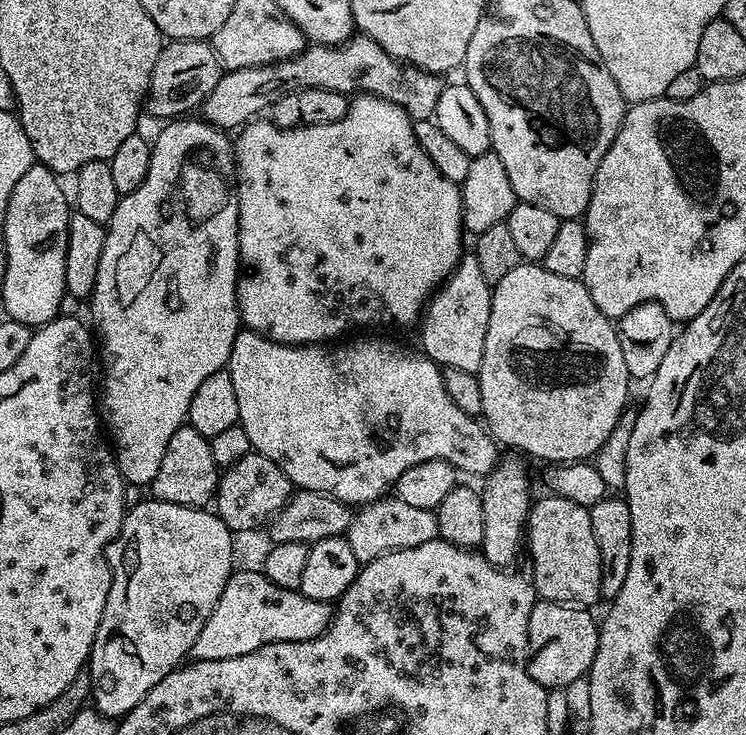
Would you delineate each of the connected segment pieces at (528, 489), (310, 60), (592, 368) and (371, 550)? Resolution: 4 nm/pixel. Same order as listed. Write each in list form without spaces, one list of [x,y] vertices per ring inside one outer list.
[[[512,454],[509,456],[512,457],[510,457],[509,460],[501,459],[499,463],[497,463],[496,467],[493,468],[487,476],[483,477],[482,484],[484,484],[484,488],[481,487],[479,489],[480,497],[482,498],[482,518],[484,518],[484,523],[482,525],[482,542],[480,543],[480,548],[484,553],[486,562],[490,562],[495,566],[495,568],[503,568],[505,570],[511,569],[513,567],[511,564],[515,562],[516,555],[519,554],[520,548],[522,552],[522,545],[525,543],[526,540],[526,525],[528,523],[528,513],[534,503],[534,495],[532,496],[532,484],[530,481],[528,481],[528,468],[526,465],[523,464],[523,462],[525,463],[525,461],[516,454]]]
[[[363,34],[353,35],[343,44],[309,43],[296,56],[266,66],[246,66],[246,70],[224,72],[218,86],[208,92],[202,105],[203,119],[215,128],[236,130],[253,118],[267,113],[278,98],[299,88],[321,88],[345,94],[367,94],[394,102],[412,120],[430,120],[436,115],[445,81],[437,73],[394,59],[378,42]]]
[[[521,262],[493,287],[490,326],[486,326],[486,350],[482,350],[482,366],[478,375],[482,386],[482,420],[491,432],[492,439],[497,445],[504,447],[505,444],[512,448],[508,450],[515,450],[525,457],[533,456],[536,460],[544,460],[543,462],[587,461],[592,458],[590,456],[611,438],[612,431],[619,426],[620,415],[628,404],[630,377],[626,370],[626,358],[622,358],[617,325],[606,314],[602,314],[598,306],[594,306],[594,298],[590,298],[583,279],[561,278],[558,274],[550,274],[550,270],[546,270],[540,262]]]
[[[381,498],[363,505],[353,515],[346,535],[350,550],[354,550],[354,558],[358,558],[361,565],[366,565],[384,552],[410,550],[414,546],[422,546],[422,542],[437,539],[438,522],[433,510],[422,510],[395,498]]]

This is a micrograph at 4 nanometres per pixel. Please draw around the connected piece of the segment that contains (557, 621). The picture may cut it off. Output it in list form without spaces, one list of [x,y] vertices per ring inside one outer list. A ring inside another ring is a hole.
[[[537,599],[534,610],[530,610],[530,630],[528,631],[528,673],[530,678],[534,678],[534,682],[538,682],[542,687],[547,689],[565,689],[568,687],[570,682],[575,680],[583,680],[587,677],[589,670],[592,668],[592,663],[594,662],[594,654],[598,654],[598,634],[600,633],[600,625],[598,623],[597,617],[592,617],[587,607],[584,606],[573,606],[571,604],[559,604],[553,600],[541,600]]]

